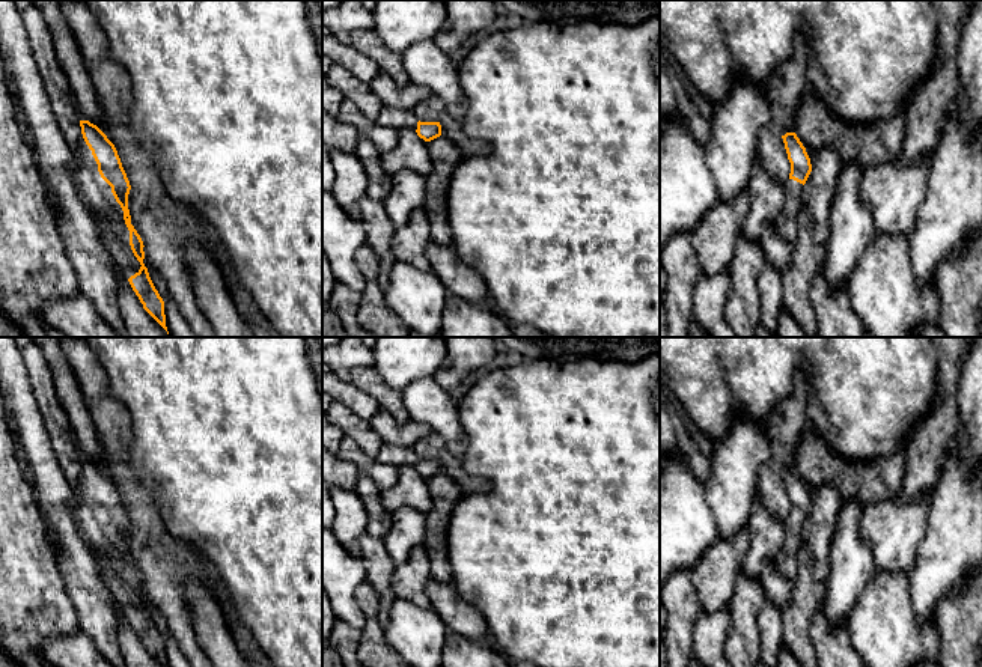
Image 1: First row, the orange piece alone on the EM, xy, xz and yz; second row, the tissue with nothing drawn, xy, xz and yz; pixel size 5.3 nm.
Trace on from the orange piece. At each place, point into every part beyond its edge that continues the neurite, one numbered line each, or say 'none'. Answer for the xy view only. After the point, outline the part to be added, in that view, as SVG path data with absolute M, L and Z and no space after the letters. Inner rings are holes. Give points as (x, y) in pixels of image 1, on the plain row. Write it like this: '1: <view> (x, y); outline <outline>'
1: xy (92, 526); outline M84 476L77 483L71 483L71 488L72 497L66 506L78 533L90 545L120 608L131 614L139 610L142 602L131 587L124 548L116 539L111 524L101 515L98 501Z

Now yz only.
1: yz (786, 559); outline M788 516L783 527L785 527L785 541L774 562L780 569L780 572L783 574L783 577L791 584L794 584L797 577L797 554L803 544L804 522L794 516Z

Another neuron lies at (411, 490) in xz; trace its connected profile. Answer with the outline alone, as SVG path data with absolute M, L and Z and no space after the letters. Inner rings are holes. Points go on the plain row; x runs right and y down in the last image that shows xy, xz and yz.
M407 465L399 467L398 482L381 491L381 503L389 512L408 506L426 513L432 506L426 479L416 468Z

